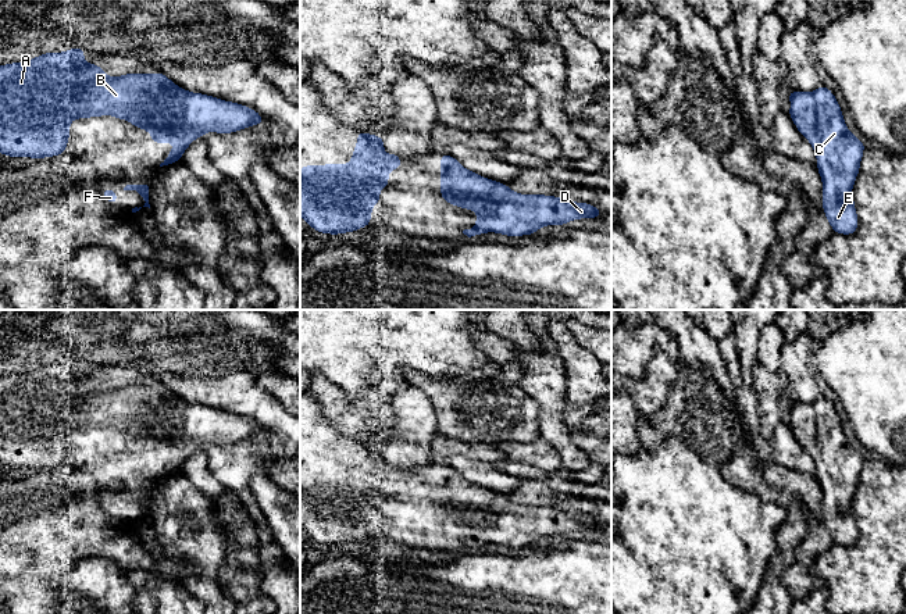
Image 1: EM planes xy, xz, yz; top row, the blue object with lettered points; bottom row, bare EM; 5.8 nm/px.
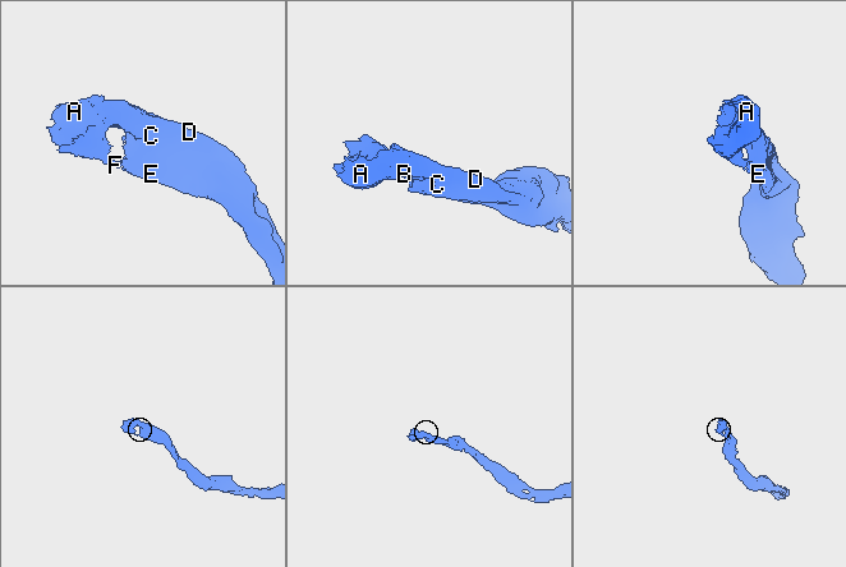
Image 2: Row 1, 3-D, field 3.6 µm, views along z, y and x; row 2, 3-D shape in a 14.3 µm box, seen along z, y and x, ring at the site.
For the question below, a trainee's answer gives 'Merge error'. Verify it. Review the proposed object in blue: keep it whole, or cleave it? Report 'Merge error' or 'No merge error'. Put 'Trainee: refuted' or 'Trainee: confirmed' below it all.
No merge error
Trainee: refuted

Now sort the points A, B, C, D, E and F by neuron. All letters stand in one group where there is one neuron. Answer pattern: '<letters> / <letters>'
A B C D E F

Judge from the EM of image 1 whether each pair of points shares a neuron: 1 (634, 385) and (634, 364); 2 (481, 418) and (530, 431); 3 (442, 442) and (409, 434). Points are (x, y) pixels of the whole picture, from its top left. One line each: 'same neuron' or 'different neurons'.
1: different neurons
2: same neuron
3: different neurons

